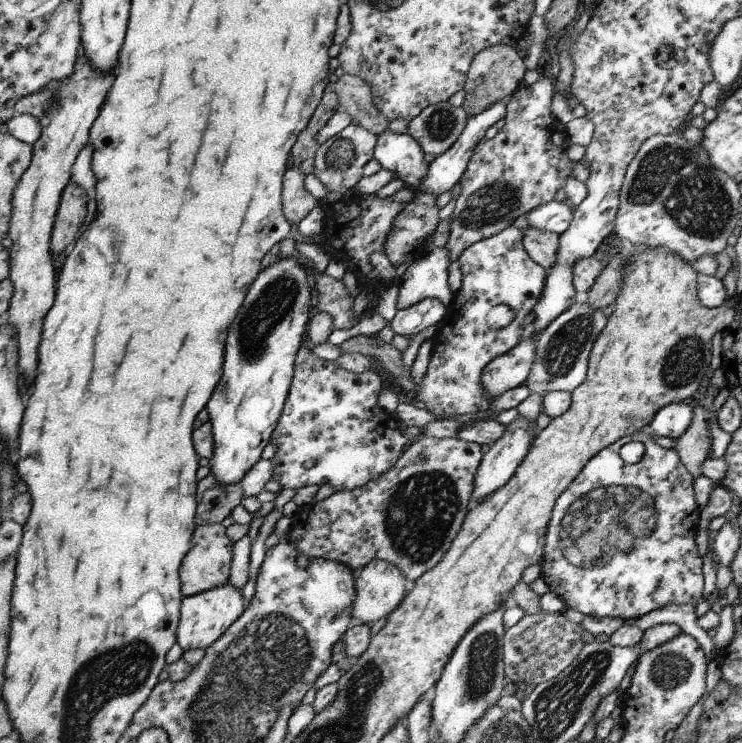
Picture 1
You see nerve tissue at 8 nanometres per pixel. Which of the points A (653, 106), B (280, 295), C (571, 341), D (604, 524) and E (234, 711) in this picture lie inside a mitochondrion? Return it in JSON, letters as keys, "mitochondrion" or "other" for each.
{"A":"other","B":"mitochondrion","C":"mitochondrion","D":"mitochondrion","E":"mitochondrion"}

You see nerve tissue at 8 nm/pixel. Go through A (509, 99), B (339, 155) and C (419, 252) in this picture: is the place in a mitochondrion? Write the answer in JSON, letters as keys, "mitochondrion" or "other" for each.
{"A":"other","B":"mitochondrion","C":"other"}

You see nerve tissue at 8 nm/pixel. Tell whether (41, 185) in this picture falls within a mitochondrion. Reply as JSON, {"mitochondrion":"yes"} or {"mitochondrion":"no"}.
{"mitochondrion":"no"}

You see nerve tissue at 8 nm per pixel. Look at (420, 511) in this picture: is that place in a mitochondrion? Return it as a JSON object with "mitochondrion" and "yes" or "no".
{"mitochondrion":"yes"}

